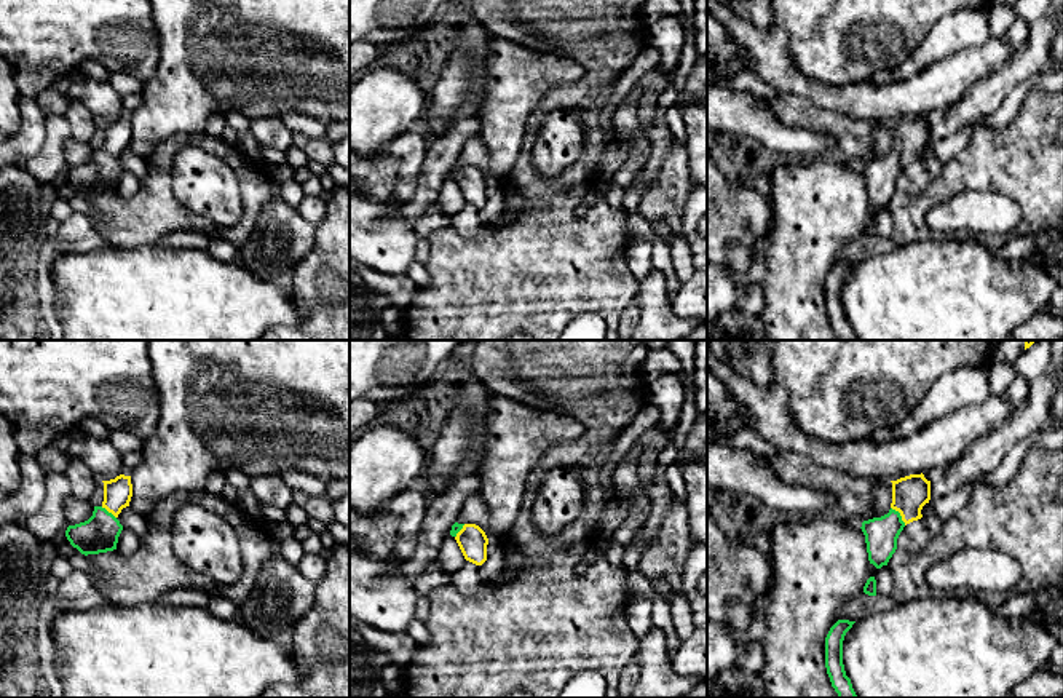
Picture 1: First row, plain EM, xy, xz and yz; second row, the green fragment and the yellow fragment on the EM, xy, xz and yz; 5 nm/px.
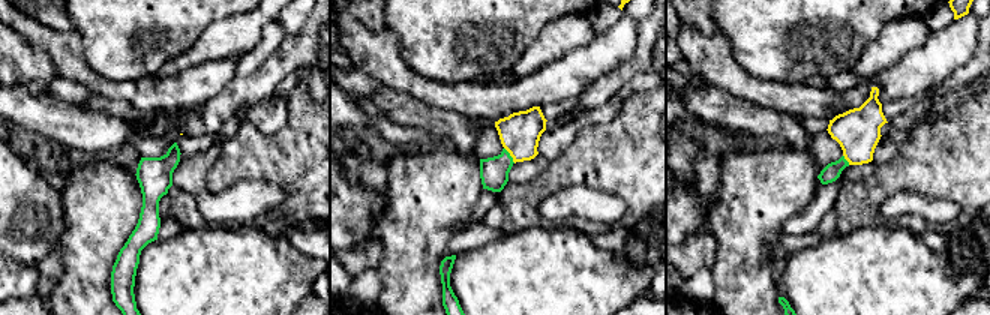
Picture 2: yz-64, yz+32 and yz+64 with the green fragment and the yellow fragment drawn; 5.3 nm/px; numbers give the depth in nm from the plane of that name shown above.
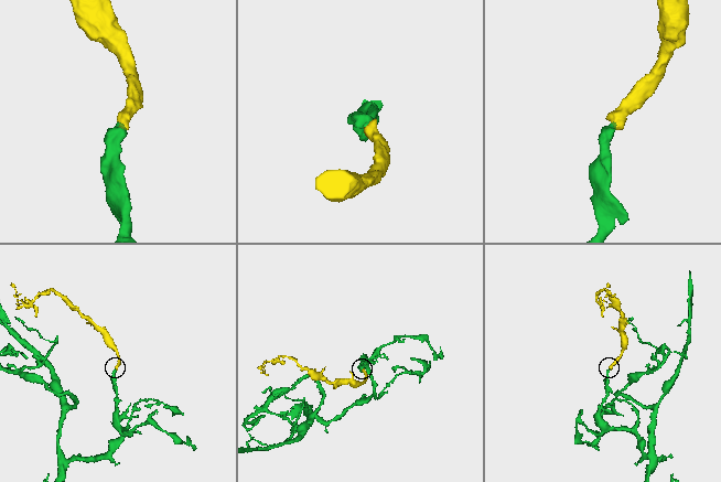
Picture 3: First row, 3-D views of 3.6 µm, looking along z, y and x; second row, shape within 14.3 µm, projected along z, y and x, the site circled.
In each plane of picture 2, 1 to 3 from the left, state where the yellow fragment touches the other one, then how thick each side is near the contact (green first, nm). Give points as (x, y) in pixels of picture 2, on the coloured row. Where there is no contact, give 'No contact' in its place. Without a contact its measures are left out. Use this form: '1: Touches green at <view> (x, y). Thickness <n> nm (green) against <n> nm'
1: No contact
2: Touches green at yz+32 (509, 155). Thickness 160 nm (green) against 220 nm
3: Touches green at yz+64 (845, 159). Thickness 90 nm (green) against 240 nm

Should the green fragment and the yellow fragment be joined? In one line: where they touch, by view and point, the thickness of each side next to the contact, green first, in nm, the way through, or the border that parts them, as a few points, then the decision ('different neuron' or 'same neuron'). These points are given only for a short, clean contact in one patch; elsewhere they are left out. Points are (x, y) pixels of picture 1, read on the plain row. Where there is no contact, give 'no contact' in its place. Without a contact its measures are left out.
yz (899, 157) | 170/180 nm | across yz (881, 176), (899, 157), (905, 150), (910, 136) | same neuron

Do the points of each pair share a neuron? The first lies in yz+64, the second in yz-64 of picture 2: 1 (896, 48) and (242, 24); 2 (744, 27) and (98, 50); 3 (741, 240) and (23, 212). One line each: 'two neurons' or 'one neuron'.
1: one neuron
2: one neuron
3: two neurons

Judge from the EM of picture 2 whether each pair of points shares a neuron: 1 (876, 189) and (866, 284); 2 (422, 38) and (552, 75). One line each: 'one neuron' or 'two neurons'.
1: two neurons
2: two neurons

